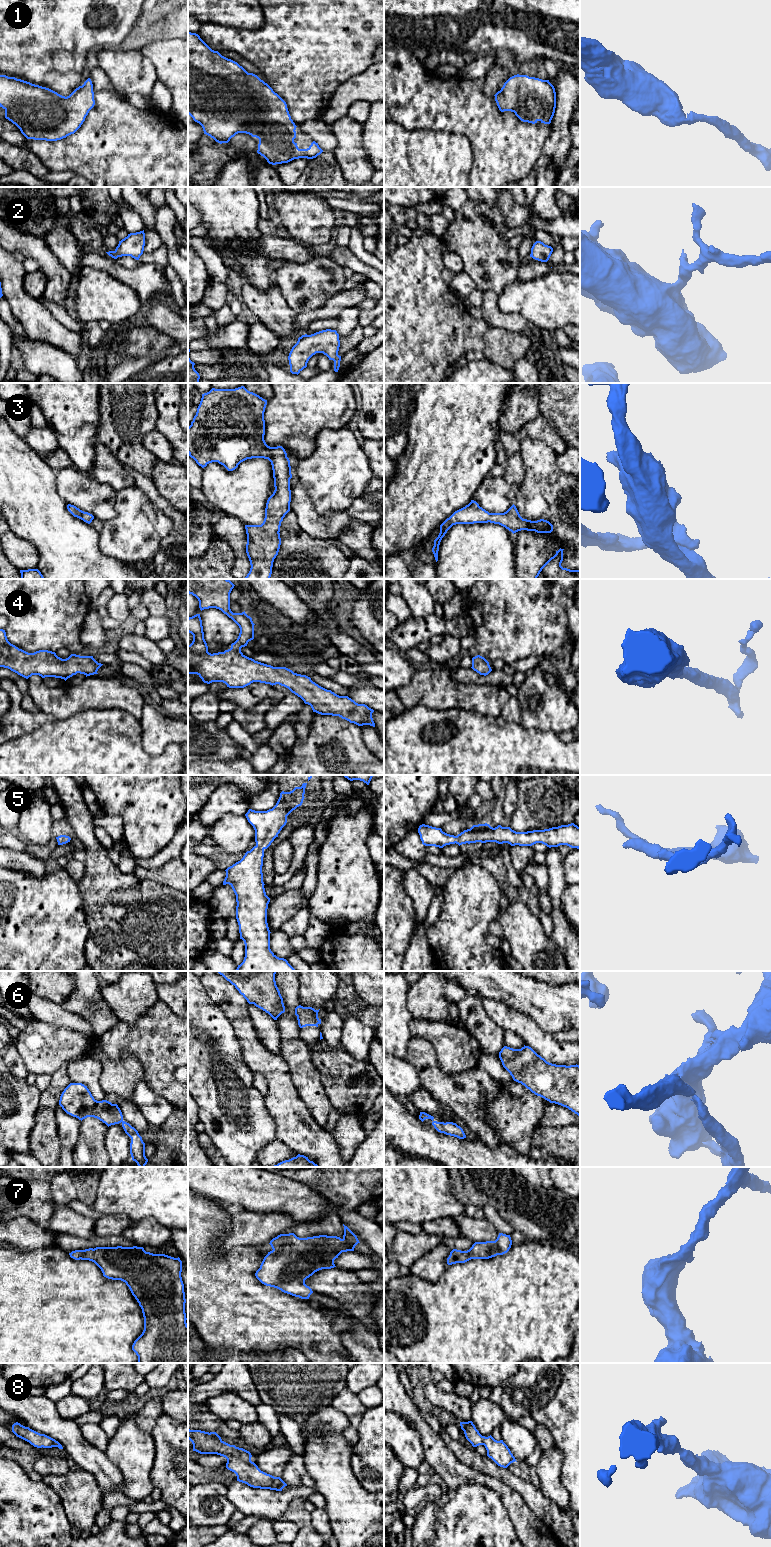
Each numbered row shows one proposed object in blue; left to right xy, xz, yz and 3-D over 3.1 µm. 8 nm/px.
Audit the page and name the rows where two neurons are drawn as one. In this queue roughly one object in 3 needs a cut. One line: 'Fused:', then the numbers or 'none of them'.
Fused: none of them

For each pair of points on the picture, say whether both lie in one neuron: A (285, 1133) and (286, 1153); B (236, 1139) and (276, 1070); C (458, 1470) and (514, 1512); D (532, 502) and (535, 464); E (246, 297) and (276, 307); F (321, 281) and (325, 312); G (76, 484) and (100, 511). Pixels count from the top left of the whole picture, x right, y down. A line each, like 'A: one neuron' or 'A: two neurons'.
A: two neurons
B: two neurons
C: one neuron
D: one neuron
E: one neuron
F: two neurons
G: one neuron

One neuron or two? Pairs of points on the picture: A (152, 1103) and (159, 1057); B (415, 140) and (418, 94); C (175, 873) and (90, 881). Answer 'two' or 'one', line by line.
A: two
B: two
C: two

